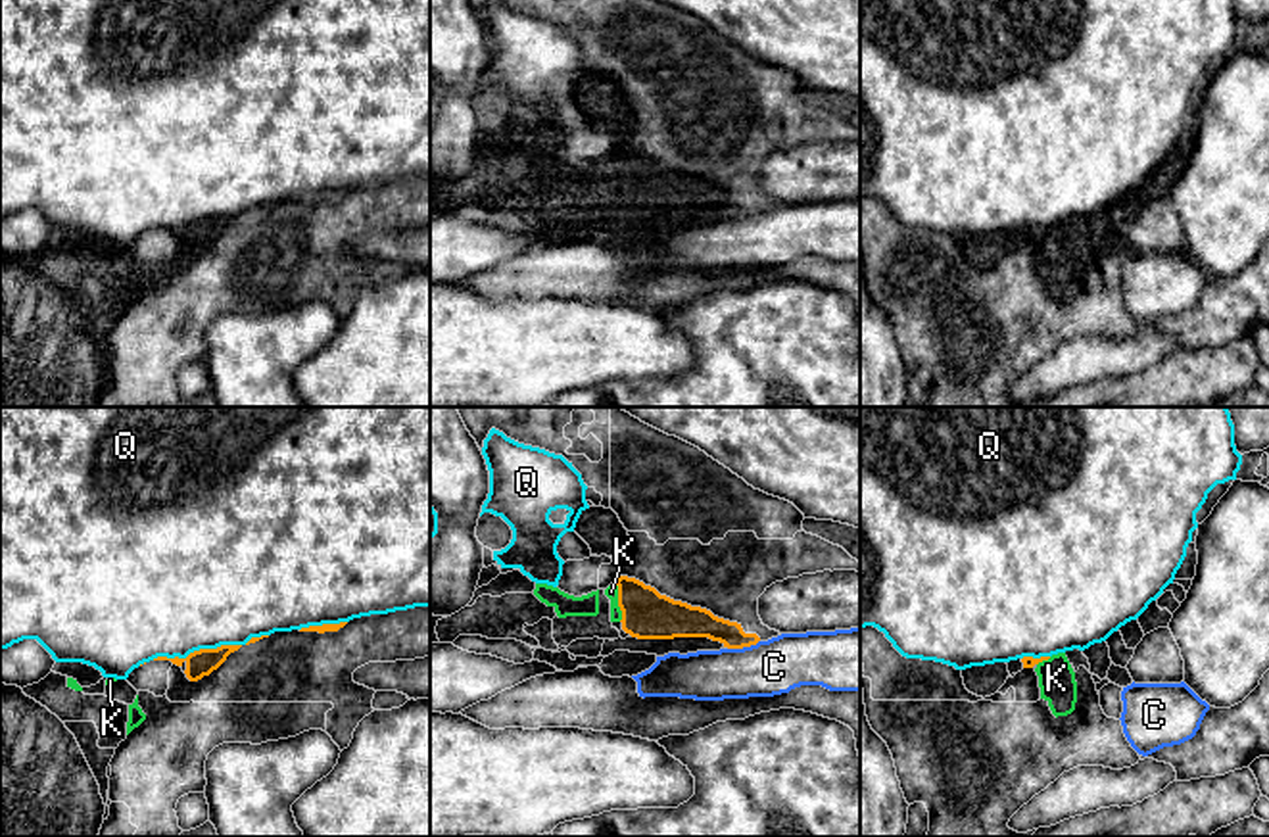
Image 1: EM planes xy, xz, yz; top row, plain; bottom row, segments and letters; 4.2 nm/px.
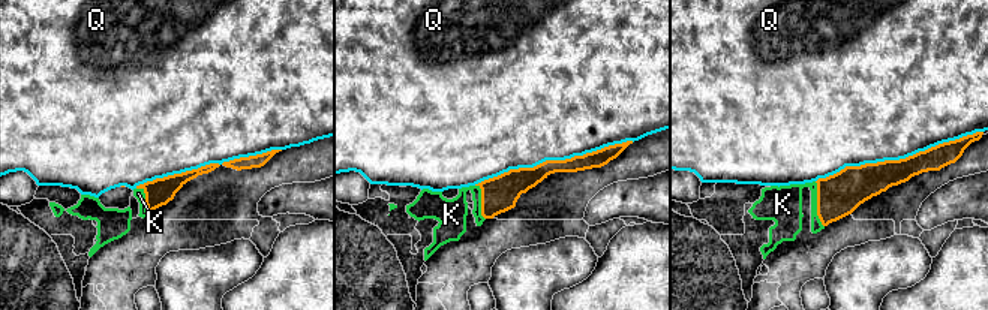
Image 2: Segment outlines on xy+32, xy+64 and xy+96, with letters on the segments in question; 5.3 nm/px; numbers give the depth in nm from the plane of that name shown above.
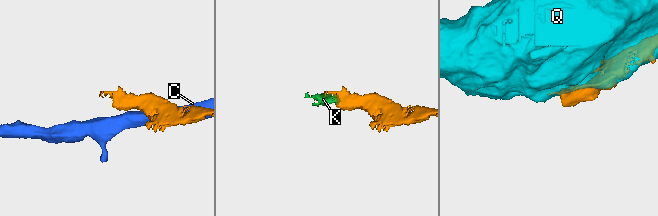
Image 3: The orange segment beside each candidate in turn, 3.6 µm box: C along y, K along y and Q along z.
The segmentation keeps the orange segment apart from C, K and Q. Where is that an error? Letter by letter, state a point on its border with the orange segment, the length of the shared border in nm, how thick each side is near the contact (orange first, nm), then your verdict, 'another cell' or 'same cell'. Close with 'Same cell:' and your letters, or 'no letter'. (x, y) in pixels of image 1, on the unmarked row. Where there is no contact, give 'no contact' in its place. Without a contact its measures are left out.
C: meets orange in xz at (743, 215); contact 140 nm long; 130 nm thick on the orange side, 240 nm on the other; another cell
K: meets orange in xz at (619, 171); contact 170 nm long; 200 nm thick on the orange side, 60 nm on the other; same cell
Q: meets orange in xy at (196, 221); contact 380 nm long; 110 nm thick on the orange side, 500 nm on the other; another cell
Same cell: K

